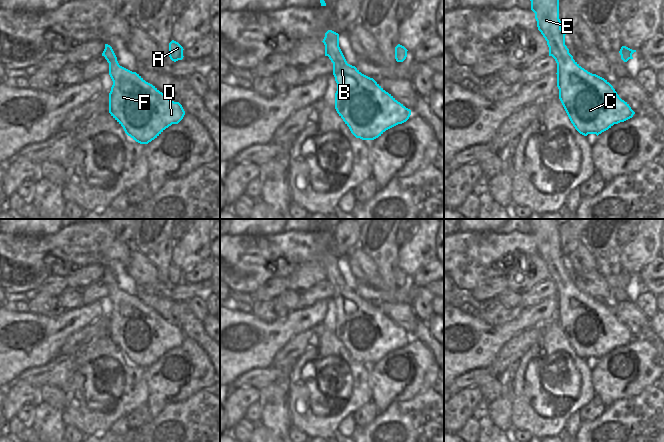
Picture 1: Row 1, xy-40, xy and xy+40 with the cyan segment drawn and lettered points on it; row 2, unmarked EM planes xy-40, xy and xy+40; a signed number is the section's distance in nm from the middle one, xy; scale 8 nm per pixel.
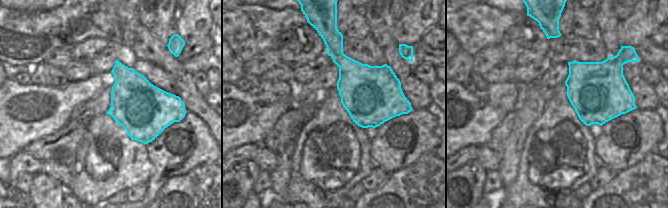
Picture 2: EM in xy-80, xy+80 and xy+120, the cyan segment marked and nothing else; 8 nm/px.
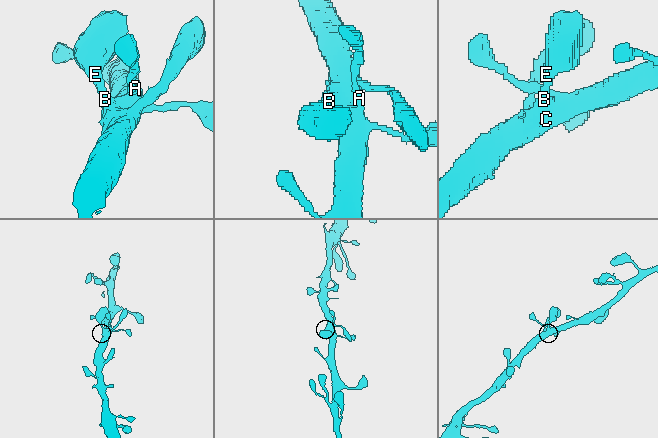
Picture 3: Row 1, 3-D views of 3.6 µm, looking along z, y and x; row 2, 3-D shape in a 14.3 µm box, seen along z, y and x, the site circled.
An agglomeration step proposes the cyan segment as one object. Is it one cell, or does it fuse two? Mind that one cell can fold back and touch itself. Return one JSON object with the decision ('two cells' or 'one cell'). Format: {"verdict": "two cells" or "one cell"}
{"verdict": "one cell"}

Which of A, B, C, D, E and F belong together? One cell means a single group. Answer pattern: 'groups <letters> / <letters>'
groups A B C D E F

